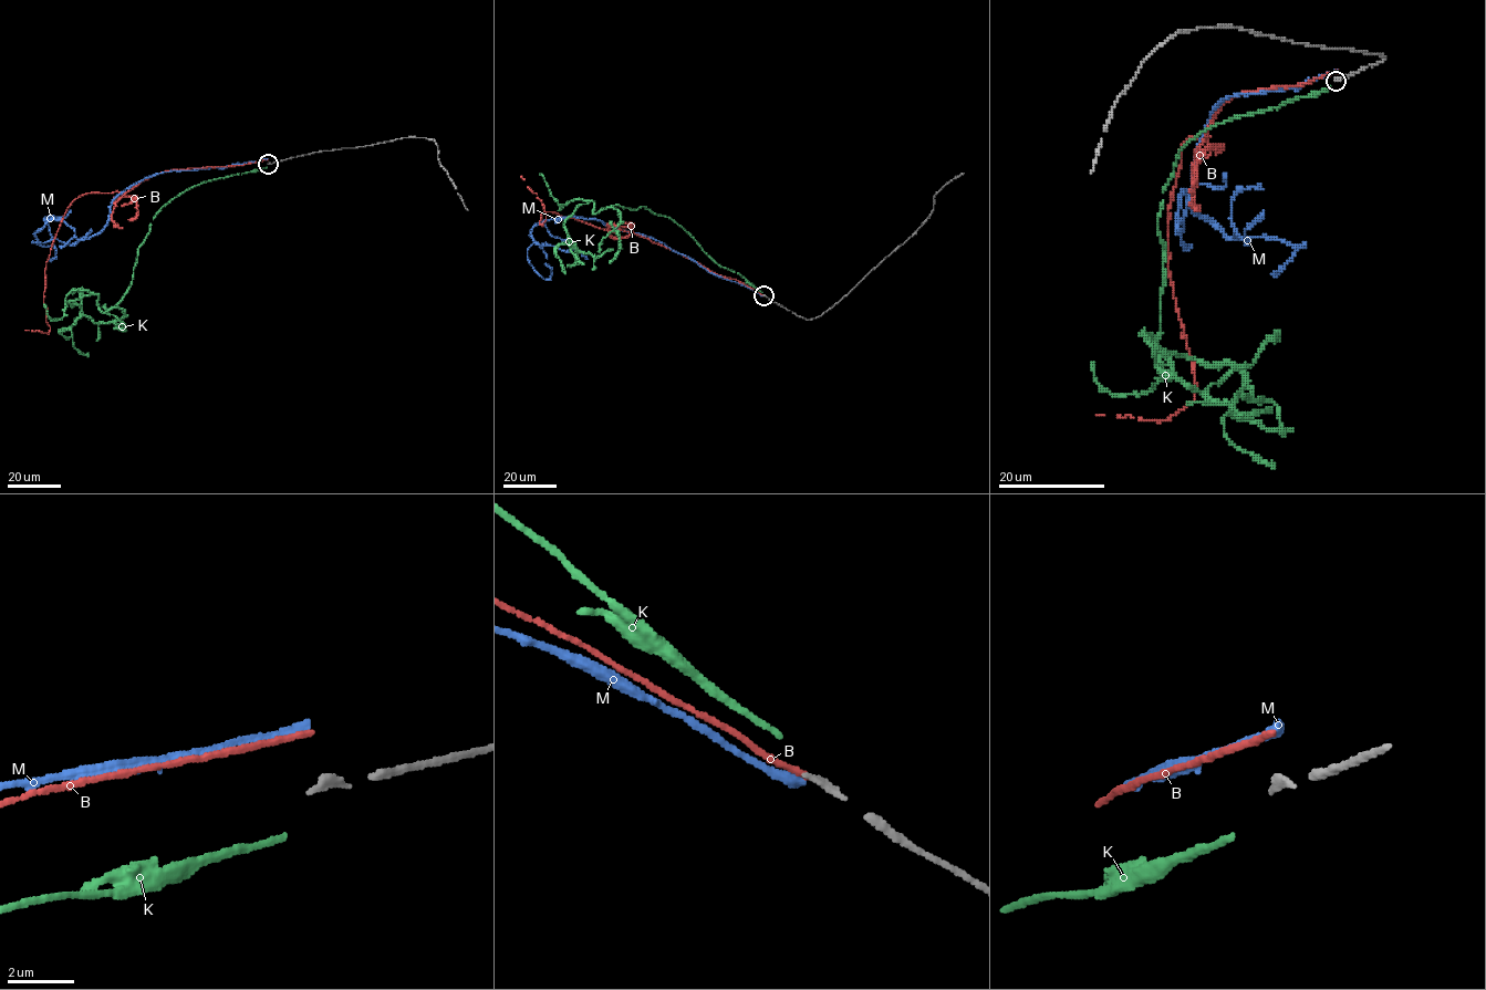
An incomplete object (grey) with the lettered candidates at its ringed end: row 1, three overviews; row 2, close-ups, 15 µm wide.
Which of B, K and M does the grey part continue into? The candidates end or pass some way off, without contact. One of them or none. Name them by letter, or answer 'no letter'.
no letter

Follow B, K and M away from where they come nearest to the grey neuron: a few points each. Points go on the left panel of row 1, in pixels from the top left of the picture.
B: (267, 159), (172, 169), (124, 194), (78, 196), (64, 212), (45, 268), (43, 302), (49, 333), (26, 331)
K: (266, 167), (169, 199), (115, 305), (102, 311), (97, 294), (68, 302), (80, 308), (73, 345), (89, 355)
M: (267, 159), (145, 177), (112, 201), (108, 222), (86, 239), (50, 220), (32, 242), (54, 248), (49, 260)

